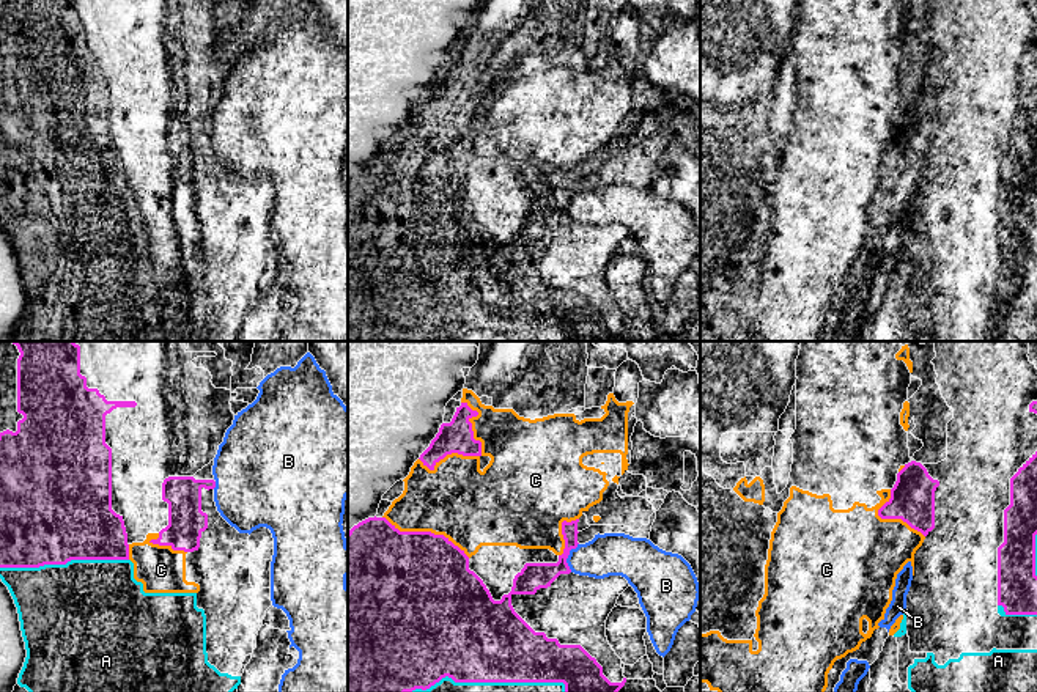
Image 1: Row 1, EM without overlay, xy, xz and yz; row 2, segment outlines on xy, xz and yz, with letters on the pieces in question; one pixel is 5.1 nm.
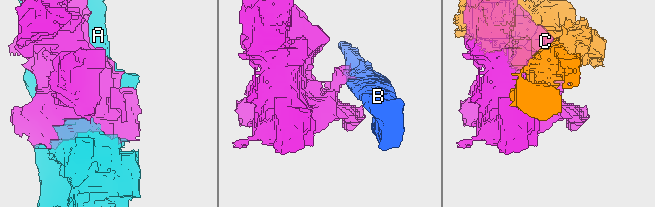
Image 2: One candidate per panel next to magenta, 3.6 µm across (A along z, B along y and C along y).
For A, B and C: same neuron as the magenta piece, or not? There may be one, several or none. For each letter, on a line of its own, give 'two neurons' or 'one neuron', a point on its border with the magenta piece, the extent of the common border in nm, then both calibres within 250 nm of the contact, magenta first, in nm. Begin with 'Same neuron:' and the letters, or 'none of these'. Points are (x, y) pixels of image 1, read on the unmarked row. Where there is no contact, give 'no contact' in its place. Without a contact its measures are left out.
Same neuron: none of these
A: two neurons | xy (63, 211) | 650 nm | 500/500 nm
B: two neurons | xz (567, 205) | 160 nm | 140/220 nm
C: two neurons | xz (471, 103) | 400 nm | 160/380 nm

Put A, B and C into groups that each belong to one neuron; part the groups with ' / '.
A / B / C

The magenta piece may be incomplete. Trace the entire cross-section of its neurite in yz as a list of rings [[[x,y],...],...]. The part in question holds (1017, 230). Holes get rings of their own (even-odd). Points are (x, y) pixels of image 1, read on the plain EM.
[[[1037,99],[1010,126],[1004,190],[998,195],[998,253],[1006,263],[1037,263]]]

